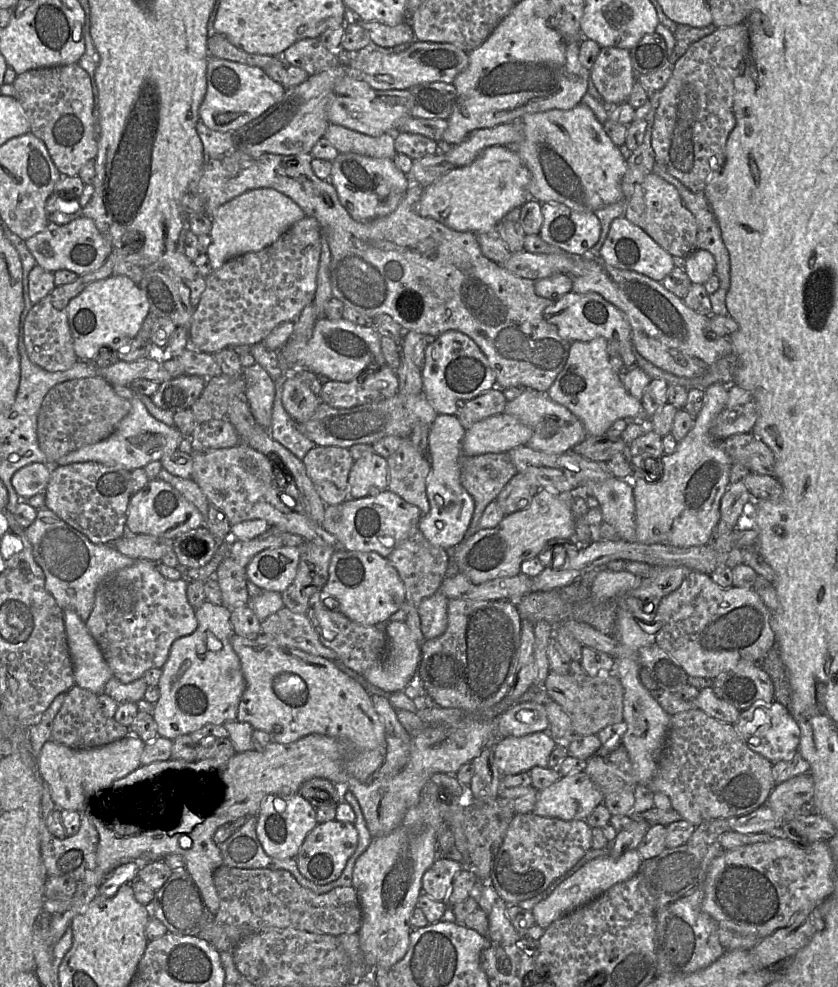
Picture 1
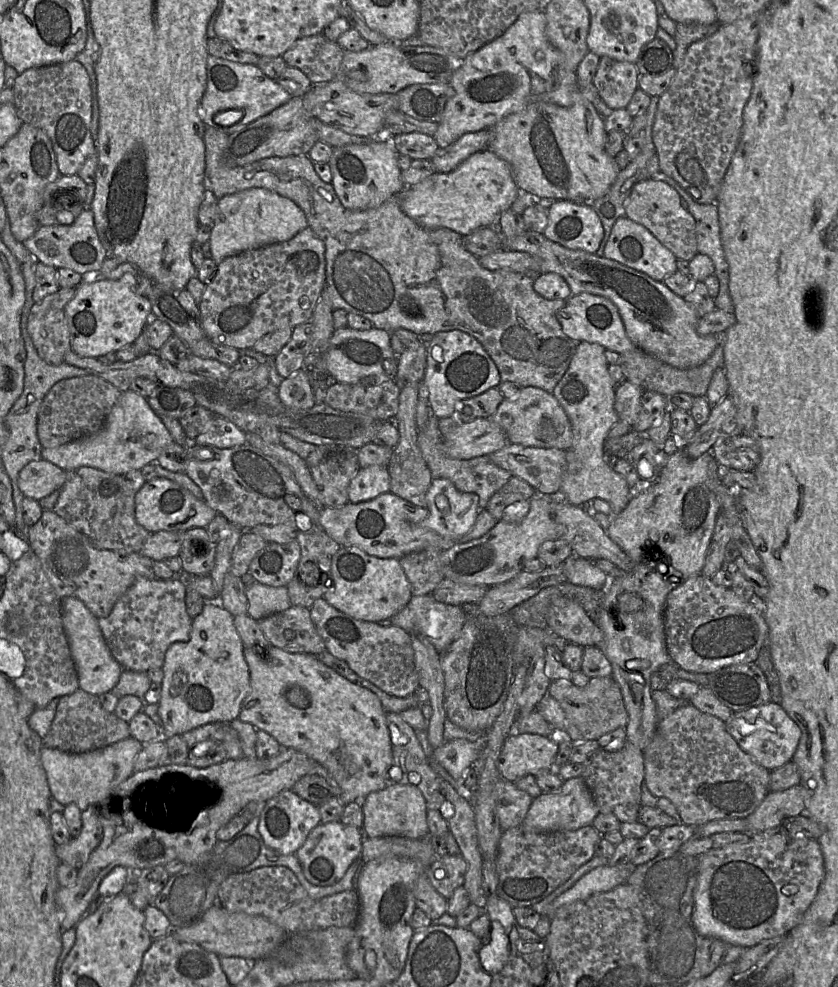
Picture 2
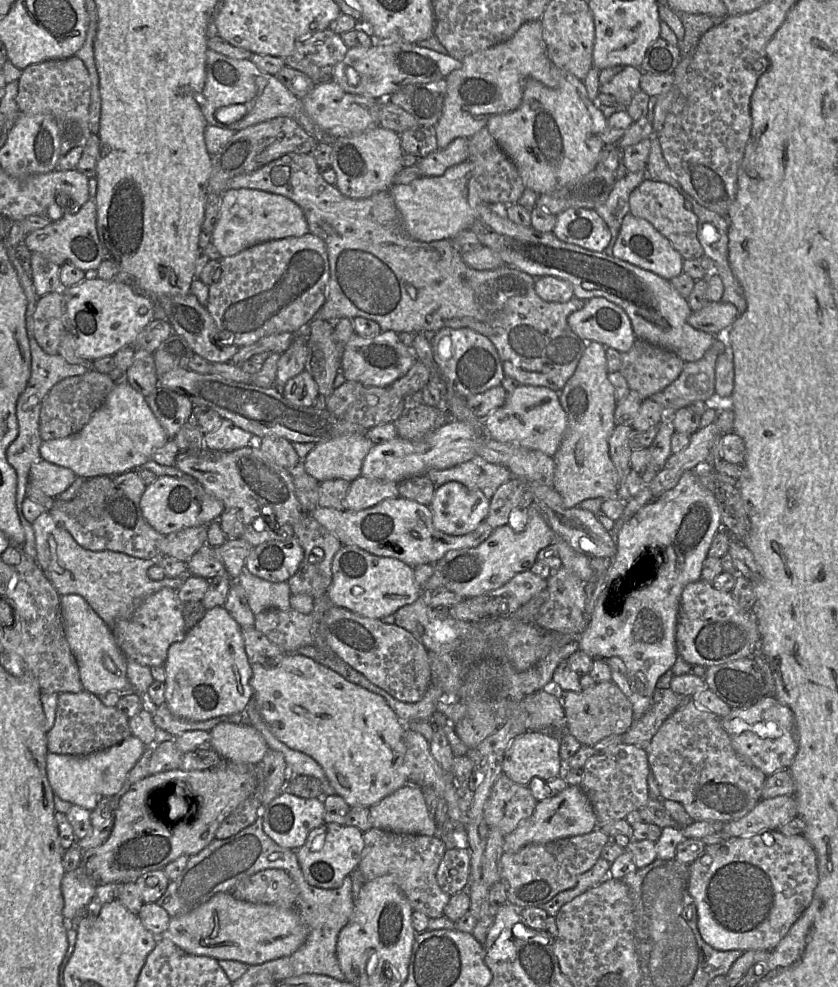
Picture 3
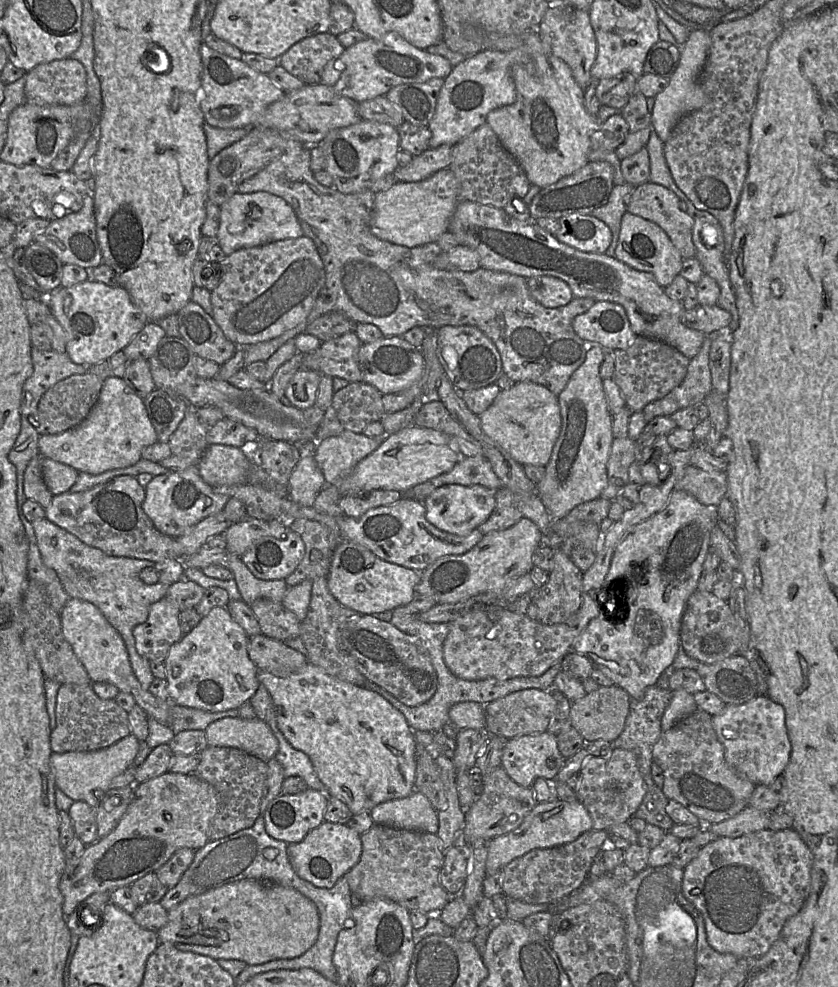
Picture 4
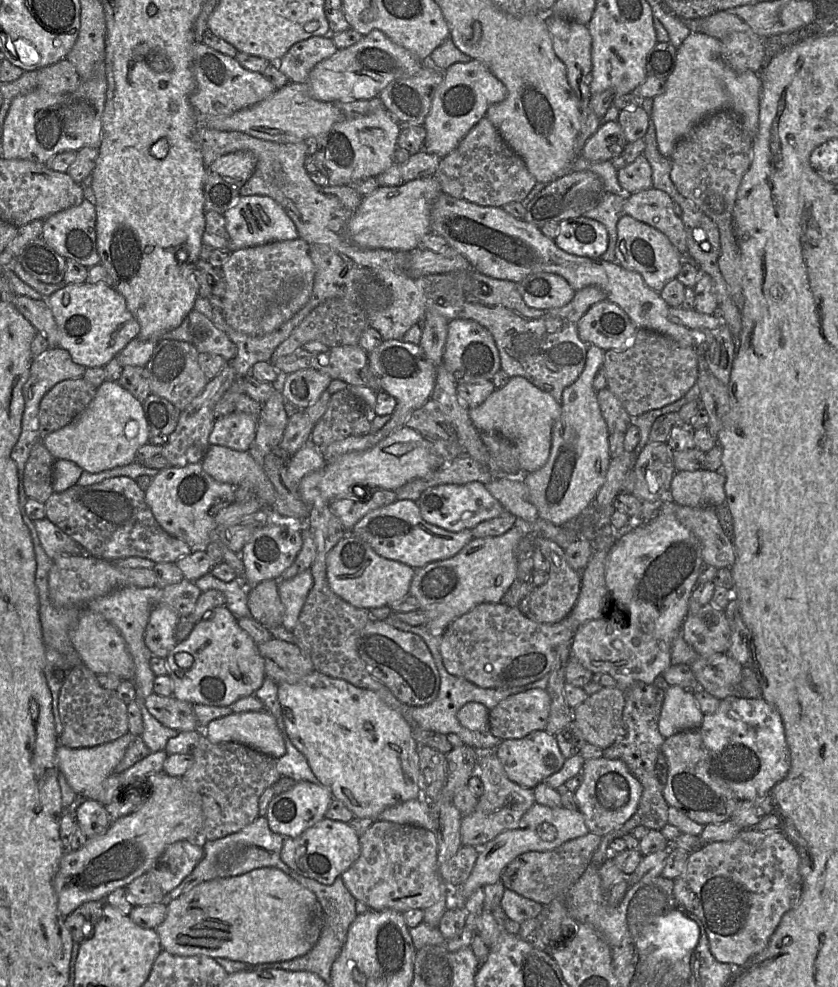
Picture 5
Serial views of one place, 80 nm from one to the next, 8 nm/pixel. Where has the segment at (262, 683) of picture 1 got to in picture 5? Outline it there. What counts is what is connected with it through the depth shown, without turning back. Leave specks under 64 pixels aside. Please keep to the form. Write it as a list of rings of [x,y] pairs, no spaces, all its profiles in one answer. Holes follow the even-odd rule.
[[[313,671],[295,684],[279,683],[284,731],[306,757],[310,768],[334,798],[342,801],[355,817],[377,820],[385,809],[422,796],[419,745],[406,718],[387,705],[375,692]]]

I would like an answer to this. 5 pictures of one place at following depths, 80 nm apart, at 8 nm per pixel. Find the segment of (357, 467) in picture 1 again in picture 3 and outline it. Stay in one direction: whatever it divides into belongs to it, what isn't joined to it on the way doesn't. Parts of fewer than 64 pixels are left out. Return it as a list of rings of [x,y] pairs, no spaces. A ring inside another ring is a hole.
[[[360,475],[350,483],[344,504],[347,510],[361,511],[373,507],[385,499],[398,497],[397,483],[370,479]]]

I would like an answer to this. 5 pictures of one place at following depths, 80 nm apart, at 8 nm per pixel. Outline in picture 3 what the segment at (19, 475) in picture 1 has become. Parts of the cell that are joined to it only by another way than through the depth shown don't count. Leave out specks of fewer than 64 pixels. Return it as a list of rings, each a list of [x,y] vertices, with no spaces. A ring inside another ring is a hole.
[[[41,460],[29,471],[29,483],[49,497],[57,498],[75,481],[76,475],[69,468]]]

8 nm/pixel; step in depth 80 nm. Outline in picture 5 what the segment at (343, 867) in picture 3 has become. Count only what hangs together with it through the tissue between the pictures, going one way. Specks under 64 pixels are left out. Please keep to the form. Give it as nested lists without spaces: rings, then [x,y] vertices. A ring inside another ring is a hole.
[[[324,817],[300,836],[284,837],[281,859],[299,875],[324,885],[331,885],[337,877],[354,864],[360,853],[360,836],[349,823]]]

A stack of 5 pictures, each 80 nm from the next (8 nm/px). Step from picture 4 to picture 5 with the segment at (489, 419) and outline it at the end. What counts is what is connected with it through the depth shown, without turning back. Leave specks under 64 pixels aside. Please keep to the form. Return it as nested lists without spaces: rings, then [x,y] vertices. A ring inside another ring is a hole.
[[[510,378],[508,384],[496,389],[481,405],[468,409],[474,426],[483,434],[492,434],[511,442],[517,452],[522,473],[541,469],[548,461],[552,428],[561,414],[561,405],[547,392],[526,378]]]

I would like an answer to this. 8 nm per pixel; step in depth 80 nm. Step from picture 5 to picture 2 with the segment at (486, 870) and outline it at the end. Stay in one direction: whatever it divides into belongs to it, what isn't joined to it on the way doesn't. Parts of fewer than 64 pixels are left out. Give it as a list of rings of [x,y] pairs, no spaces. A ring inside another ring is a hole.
[[[582,776],[565,780],[554,792],[542,793],[535,799],[521,825],[528,832],[550,832],[556,830],[577,830],[591,825],[599,809]]]

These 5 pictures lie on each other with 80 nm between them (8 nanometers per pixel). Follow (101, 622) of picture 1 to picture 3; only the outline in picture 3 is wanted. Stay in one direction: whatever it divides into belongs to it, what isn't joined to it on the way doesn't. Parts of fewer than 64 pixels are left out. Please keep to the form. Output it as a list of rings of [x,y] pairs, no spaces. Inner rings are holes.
[[[164,587],[143,599],[130,619],[118,621],[111,630],[125,658],[148,667],[164,665],[169,646],[183,641],[187,633],[183,605],[176,590]]]

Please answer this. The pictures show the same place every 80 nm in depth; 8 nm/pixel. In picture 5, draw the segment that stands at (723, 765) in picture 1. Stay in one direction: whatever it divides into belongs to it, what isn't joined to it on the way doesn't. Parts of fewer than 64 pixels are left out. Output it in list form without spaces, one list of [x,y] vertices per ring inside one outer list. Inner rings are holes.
[[[699,729],[682,731],[665,738],[660,752],[666,757],[668,764],[667,781],[663,788],[664,799],[668,806],[679,809],[696,823],[706,826],[732,820],[742,829],[751,829],[773,812],[770,794],[755,800],[739,801],[731,789],[712,777],[710,756]]]

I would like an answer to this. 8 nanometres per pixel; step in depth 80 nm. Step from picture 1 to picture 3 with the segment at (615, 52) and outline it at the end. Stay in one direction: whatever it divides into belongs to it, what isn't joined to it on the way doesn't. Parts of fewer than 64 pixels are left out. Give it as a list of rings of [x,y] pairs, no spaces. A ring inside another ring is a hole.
[[[615,66],[599,72],[599,93],[612,95],[620,109],[627,109],[634,95],[640,91],[642,71],[632,66]]]

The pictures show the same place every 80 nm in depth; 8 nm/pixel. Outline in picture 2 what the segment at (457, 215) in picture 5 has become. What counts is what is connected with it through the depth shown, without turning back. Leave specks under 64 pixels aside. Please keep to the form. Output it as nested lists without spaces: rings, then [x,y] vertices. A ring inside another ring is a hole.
[[[525,231],[514,238],[503,238],[503,249],[526,252],[539,261],[540,274],[556,273],[562,276],[571,289],[572,295],[589,293],[609,299],[618,308],[627,336],[634,346],[654,356],[661,362],[679,369],[689,369],[705,362],[713,353],[725,333],[700,335],[696,330],[699,315],[684,297],[676,295],[663,281],[656,281],[647,274],[624,266],[605,257],[598,257],[582,250],[565,248],[543,234]]]

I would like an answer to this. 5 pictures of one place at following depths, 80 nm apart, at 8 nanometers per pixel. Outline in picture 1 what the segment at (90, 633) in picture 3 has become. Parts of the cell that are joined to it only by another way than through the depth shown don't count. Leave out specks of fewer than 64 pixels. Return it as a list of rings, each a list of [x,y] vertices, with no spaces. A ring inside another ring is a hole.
[[[63,610],[63,621],[75,684],[96,694],[103,693],[113,674],[99,646],[74,610]]]

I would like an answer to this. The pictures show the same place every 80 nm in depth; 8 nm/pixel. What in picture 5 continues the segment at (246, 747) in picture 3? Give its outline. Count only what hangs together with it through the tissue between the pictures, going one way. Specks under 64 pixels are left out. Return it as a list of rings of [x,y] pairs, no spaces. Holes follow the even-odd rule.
[[[267,710],[231,713],[209,722],[204,734],[213,743],[238,742],[279,758],[286,752],[282,731]]]

